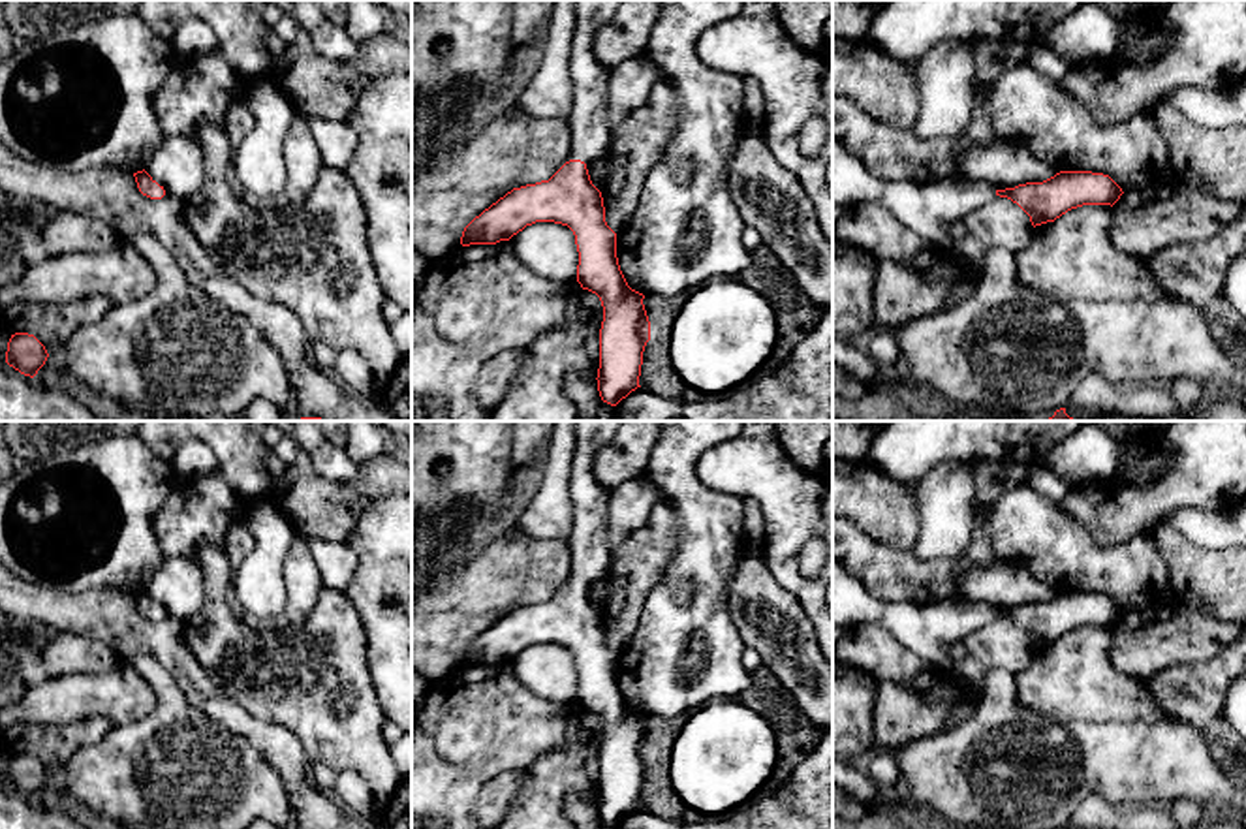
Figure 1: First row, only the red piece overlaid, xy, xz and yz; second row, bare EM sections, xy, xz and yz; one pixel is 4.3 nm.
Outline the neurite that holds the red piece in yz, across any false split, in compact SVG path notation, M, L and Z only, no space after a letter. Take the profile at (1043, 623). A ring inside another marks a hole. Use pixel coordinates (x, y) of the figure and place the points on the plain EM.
M833 564L833 628L863 622L883 624L908 650L928 662L936 673L949 673L947 647L964 641L996 617L1017 624L1032 647L1054 643L1082 626L1114 626L1122 609L1103 594L1060 592L1043 603L1026 603L996 611L973 600L936 600L930 603L881 602Z

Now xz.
M575 421L573 427L569 494L575 513L566 540L571 551L571 581L549 602L507 613L475 637L460 658L462 667L496 665L536 643L562 645L573 652L579 673L577 703L596 714L603 727L596 801L601 821L611 827L641 808L643 773L650 761L645 716L631 711L620 692L616 654L605 643L601 613L586 590L613 564L607 523L611 489L594 477L592 466L620 423Z

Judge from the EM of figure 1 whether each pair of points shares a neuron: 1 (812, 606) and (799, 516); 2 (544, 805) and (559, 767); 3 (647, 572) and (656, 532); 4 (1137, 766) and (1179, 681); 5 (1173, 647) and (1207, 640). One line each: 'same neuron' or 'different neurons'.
1: same neuron
2: same neuron
3: same neuron
4: different neurons
5: same neuron

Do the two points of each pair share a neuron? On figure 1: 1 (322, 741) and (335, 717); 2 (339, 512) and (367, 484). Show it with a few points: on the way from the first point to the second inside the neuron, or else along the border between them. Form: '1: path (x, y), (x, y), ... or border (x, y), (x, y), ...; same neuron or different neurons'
1: path (327, 735), (335, 722); same neuron
2: path (346, 504), (359, 491); same neuron

